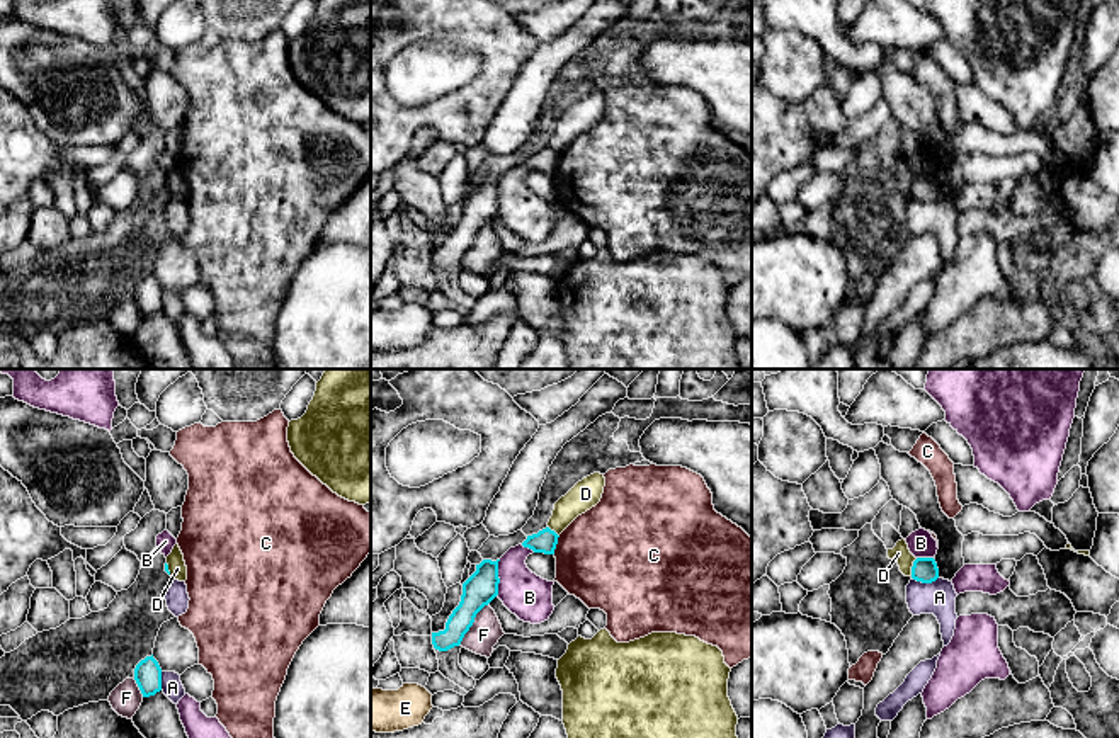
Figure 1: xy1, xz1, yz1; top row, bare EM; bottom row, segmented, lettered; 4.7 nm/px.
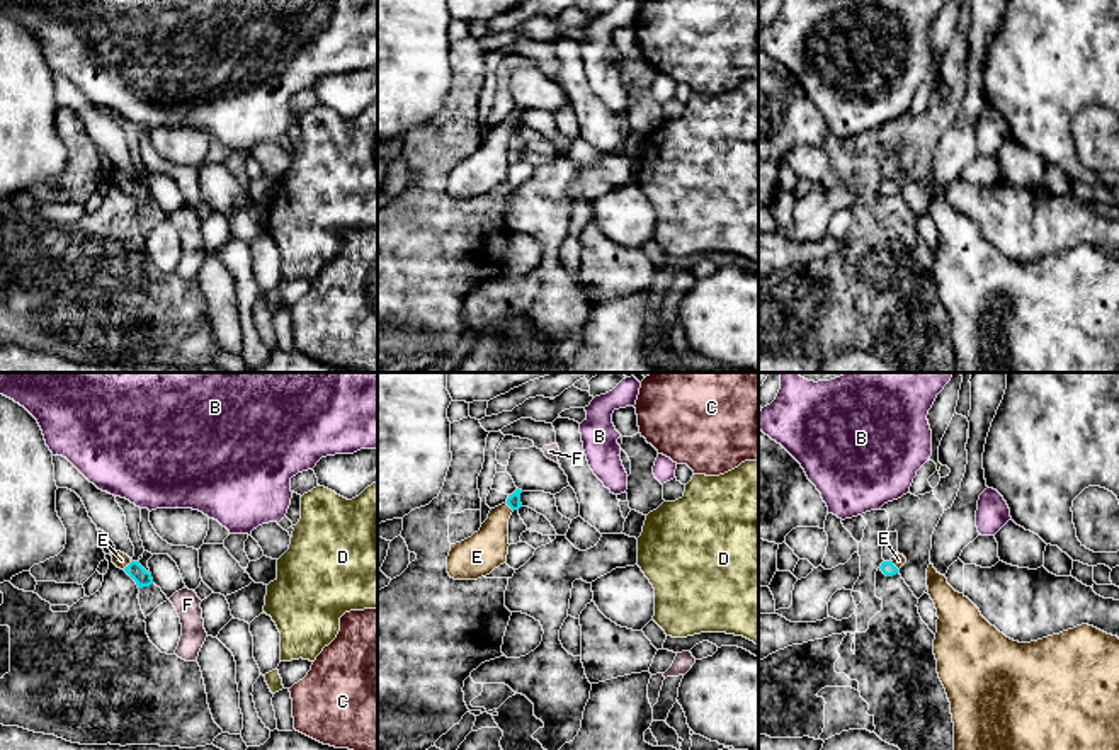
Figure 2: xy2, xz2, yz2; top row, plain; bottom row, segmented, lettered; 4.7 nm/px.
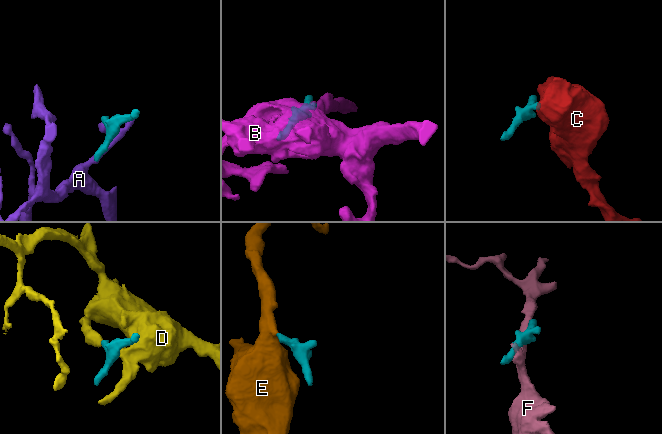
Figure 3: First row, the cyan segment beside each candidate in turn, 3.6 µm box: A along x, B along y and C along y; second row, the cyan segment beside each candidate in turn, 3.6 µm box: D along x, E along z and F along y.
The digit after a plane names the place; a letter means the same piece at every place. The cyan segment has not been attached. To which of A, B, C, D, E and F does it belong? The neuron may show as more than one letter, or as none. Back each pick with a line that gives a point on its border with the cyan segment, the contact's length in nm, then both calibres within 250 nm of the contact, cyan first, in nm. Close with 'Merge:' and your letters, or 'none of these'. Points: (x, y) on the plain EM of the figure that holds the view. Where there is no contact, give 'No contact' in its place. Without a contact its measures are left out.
E: Touches cyan at xy2 (128, 184). Shared border 60 nm. Thickness 80 nm (cyan) against 70 nm
Merge: E

